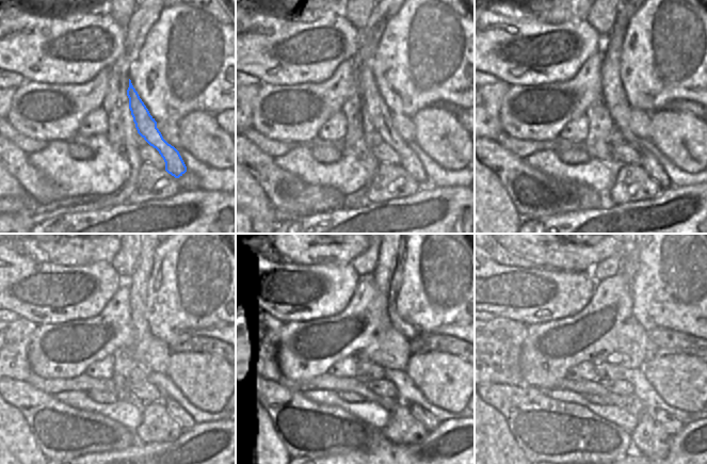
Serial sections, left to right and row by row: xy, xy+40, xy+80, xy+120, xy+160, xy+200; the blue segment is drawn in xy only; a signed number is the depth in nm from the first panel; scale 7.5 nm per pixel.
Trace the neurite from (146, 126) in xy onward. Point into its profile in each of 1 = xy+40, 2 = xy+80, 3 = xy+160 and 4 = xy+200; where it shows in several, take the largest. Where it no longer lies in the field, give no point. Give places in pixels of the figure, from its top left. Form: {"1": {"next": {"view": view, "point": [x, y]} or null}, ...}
{"1": {"next": {"view": "xy+40", "point": [380, 114]}}, "2": {"next": {"view": "xy+80", "point": [614, 98]}}, "3": {"next": {"view": "xy+160", "point": [387, 262]}}, "4": {"next": {"view": "xy+200", "point": [629, 262]}}}

